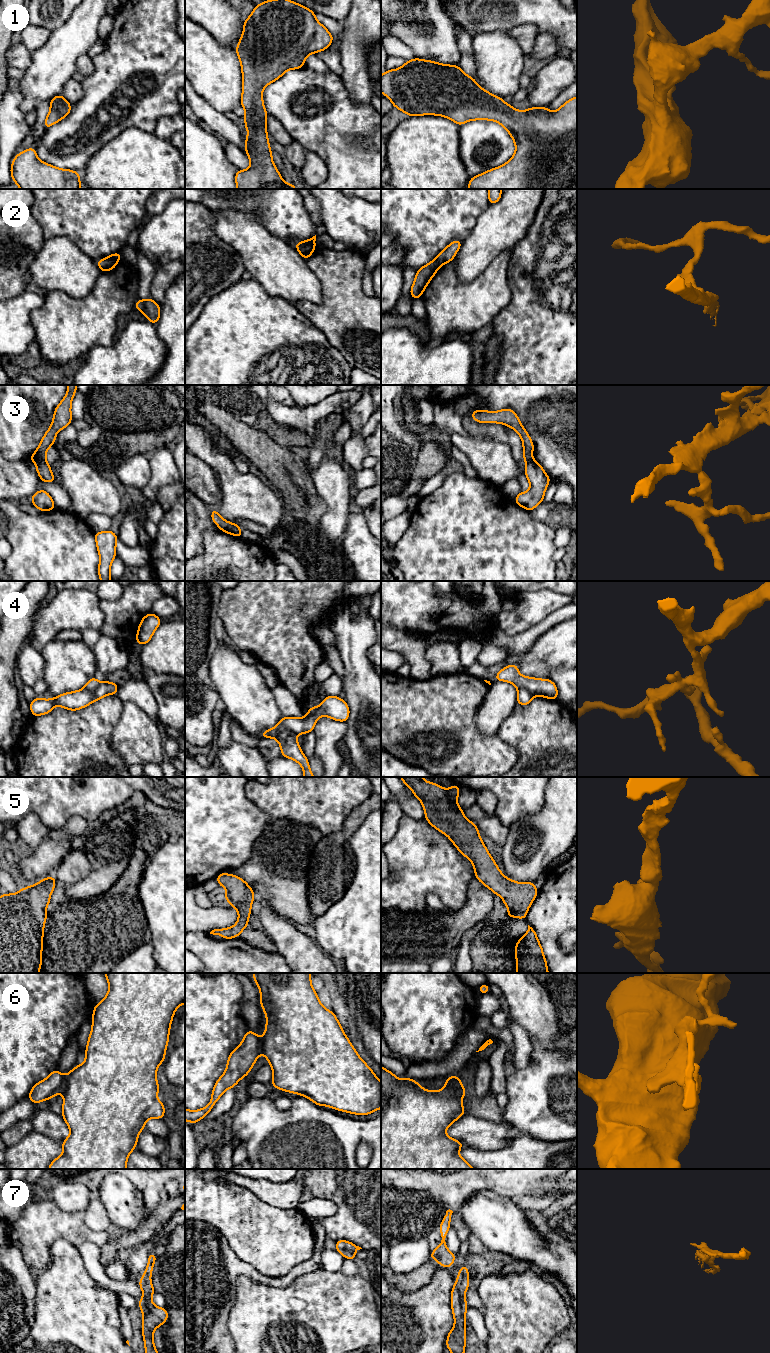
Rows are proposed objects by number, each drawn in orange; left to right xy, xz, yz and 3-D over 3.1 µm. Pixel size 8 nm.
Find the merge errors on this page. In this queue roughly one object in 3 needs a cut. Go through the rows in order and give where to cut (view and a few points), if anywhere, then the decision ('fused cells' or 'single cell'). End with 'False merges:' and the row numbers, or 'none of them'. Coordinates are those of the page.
1: no cut; single cell
2: cut in xz along (314, 243), (308, 243), (297, 249); fused cells
3: cut in xy along (44, 459), (36, 463); fused cells
4: cut in xz along (296, 733), (290, 730), (283, 730), (276, 738); fused cells
5: no cut; single cell
6: cut in xy along (64, 1076), (64, 1085), (60, 1091); fused cells
7: cut in yz along (454, 1285), (460, 1296), (460, 1312), (464, 1316); fused cells
False merges: 2, 3, 4, 6, 7

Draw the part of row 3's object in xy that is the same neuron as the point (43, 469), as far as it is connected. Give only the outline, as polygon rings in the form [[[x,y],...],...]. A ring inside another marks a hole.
[[[42,460],[36,463],[36,470],[41,481],[55,483],[55,477],[50,469],[49,462]]]

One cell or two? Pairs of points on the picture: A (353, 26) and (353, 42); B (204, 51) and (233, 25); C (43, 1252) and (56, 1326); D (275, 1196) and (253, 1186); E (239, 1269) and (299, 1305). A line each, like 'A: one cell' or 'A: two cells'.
A: one cell
B: two cells
C: two cells
D: one cell
E: two cells

